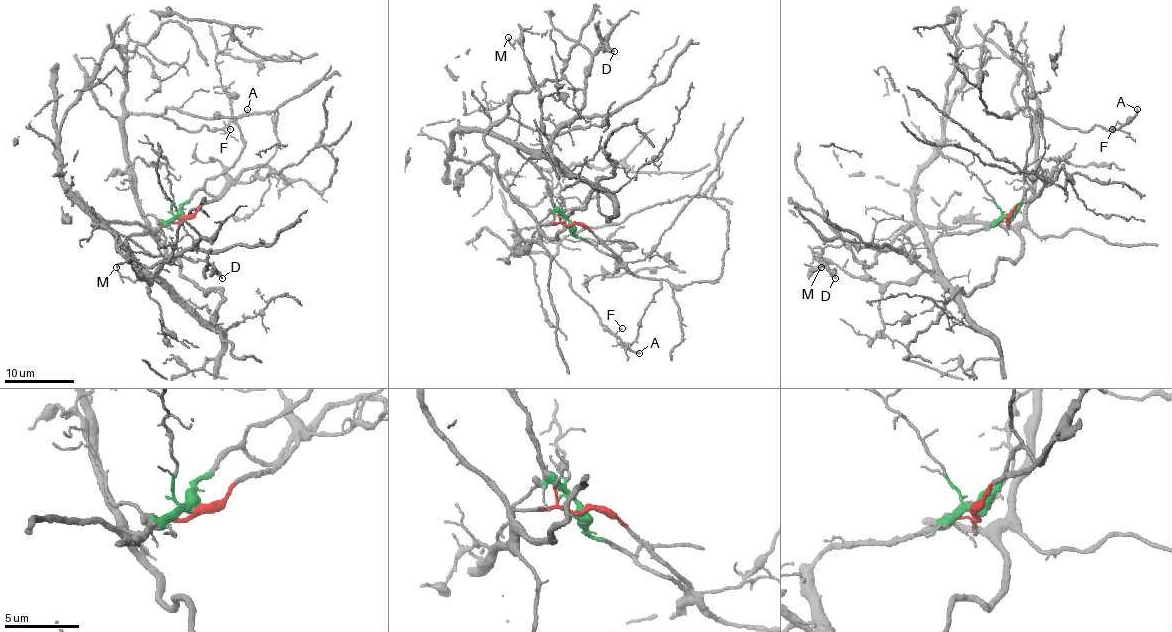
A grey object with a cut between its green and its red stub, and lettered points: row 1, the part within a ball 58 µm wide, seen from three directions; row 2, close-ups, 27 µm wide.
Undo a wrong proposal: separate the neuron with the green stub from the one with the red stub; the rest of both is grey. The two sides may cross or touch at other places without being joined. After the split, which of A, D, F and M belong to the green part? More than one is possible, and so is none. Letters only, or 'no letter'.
D, M

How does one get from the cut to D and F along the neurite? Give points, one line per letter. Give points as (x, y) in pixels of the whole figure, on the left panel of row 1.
D: (180, 218), (133, 233), (128, 251), (154, 275), (206, 238), (208, 261), (221, 278)
F: (182, 218), (149, 228), (125, 147), (125, 119), (154, 114), (189, 131), (220, 129), (223, 123), (230, 129)

